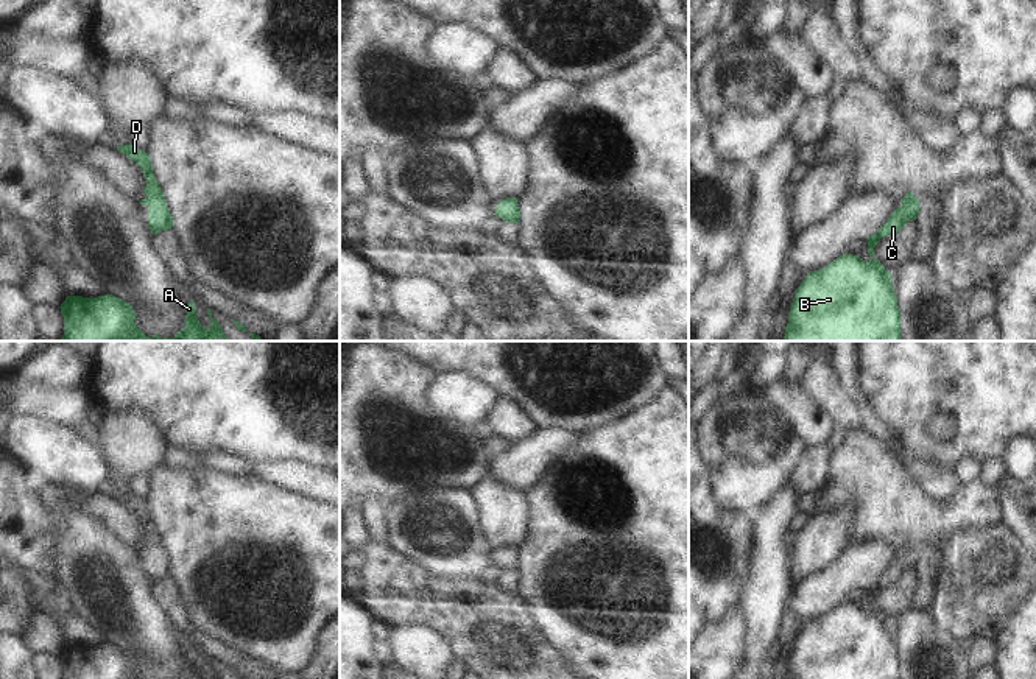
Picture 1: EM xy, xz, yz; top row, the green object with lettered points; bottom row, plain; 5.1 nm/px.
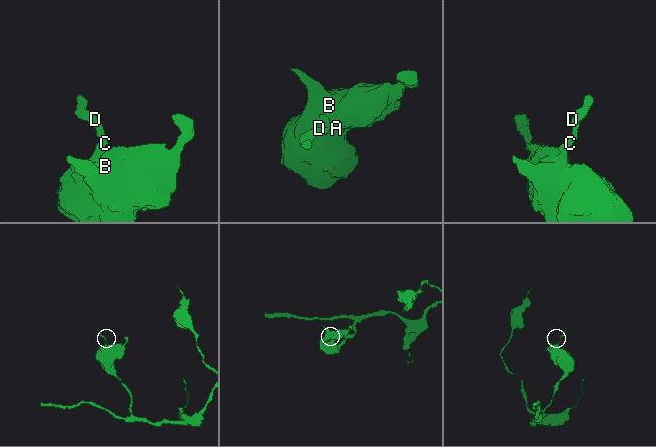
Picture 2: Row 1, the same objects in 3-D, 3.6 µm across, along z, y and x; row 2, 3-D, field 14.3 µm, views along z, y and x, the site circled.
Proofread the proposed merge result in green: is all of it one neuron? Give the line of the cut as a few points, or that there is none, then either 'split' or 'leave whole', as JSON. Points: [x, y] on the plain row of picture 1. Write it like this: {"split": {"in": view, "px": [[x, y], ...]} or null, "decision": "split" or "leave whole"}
{"split": null, "decision": "leave whole"}

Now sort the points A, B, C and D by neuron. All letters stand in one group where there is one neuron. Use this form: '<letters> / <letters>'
A B C D

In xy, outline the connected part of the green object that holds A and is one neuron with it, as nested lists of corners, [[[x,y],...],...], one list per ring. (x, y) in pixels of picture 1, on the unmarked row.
[[[190,648],[190,651],[184,656],[187,665],[184,668],[185,676],[181,679],[223,679],[220,676],[220,673],[212,667],[212,659],[207,660],[207,663],[210,665],[210,677],[204,677],[201,674],[201,671],[196,667],[196,657],[195,657],[195,651]]]

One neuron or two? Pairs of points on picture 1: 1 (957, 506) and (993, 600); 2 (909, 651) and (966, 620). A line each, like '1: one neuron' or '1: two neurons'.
1: two neurons
2: two neurons

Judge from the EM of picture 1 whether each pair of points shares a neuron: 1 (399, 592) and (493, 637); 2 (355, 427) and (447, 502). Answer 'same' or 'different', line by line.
1: same
2: different

